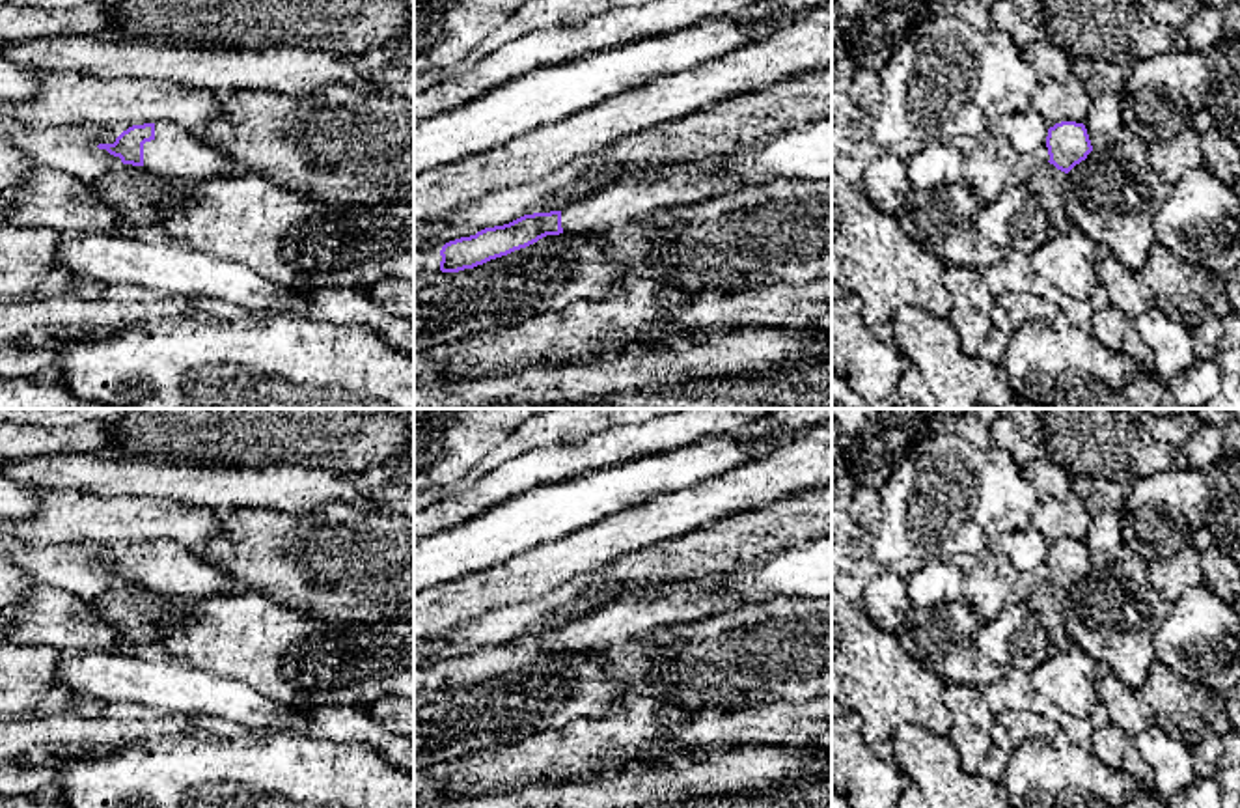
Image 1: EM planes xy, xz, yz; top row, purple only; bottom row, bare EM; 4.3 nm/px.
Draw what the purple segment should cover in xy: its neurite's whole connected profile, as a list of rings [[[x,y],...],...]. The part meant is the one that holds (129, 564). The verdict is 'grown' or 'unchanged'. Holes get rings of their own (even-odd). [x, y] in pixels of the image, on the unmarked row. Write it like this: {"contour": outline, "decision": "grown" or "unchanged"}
{"contour": [[[168,539],[132,543],[114,562],[97,565],[119,575],[123,582],[144,584],[147,590],[177,599],[244,592],[192,549]]], "decision": "grown"}

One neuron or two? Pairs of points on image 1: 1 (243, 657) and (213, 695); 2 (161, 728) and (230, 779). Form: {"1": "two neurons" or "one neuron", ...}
{"1": "two neurons", "2": "two neurons"}

